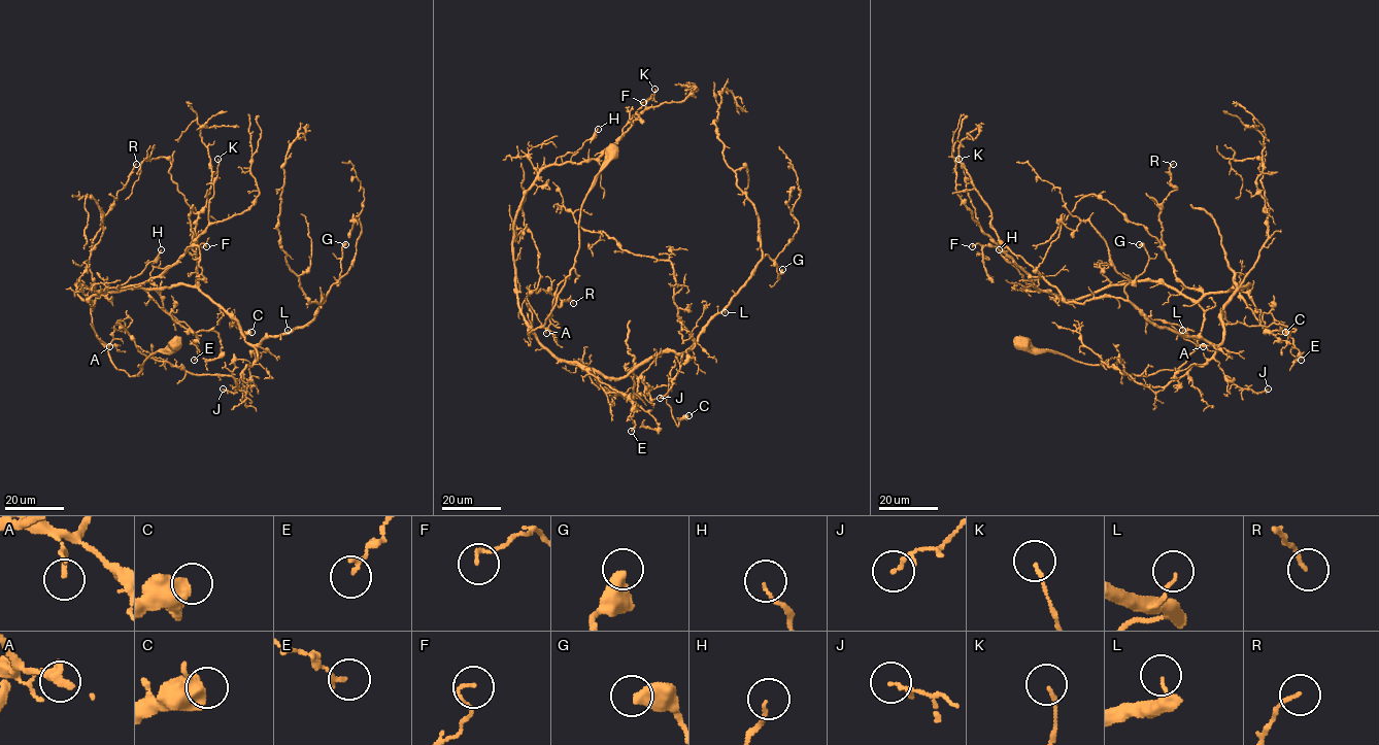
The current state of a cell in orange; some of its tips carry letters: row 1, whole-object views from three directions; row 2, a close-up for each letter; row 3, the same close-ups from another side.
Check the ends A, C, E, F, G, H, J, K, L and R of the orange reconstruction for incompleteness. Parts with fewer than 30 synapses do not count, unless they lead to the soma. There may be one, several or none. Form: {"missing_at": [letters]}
{"missing_at": []}

